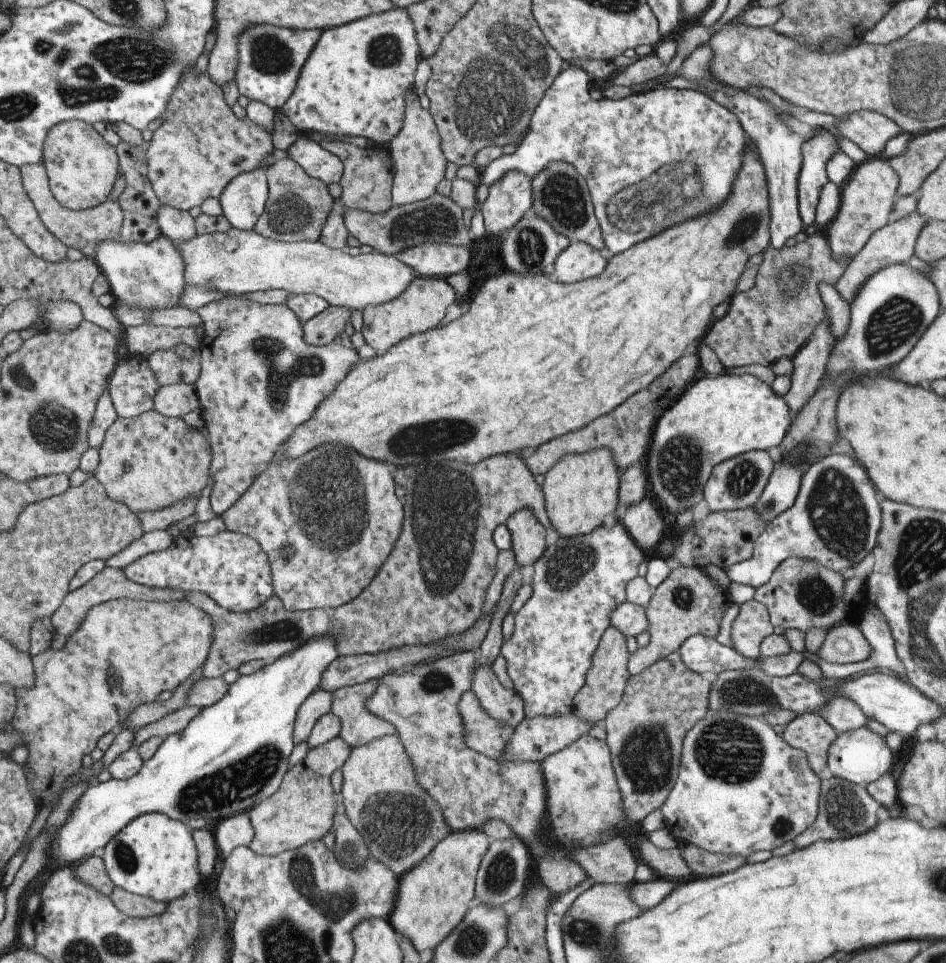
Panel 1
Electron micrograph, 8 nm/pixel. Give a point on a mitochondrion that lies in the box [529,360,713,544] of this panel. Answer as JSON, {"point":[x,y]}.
{"point":[678,464]}

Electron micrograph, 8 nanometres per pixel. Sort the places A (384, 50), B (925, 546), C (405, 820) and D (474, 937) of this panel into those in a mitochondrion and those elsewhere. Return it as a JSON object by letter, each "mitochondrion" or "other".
{"A":"mitochondrion","B":"mitochondrion","C":"mitochondrion","D":"mitochondrion"}

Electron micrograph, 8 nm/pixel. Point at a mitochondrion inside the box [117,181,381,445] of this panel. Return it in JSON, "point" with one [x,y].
{"point":[281,374]}

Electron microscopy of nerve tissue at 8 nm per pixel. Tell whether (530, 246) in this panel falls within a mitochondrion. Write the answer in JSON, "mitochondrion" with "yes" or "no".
{"mitochondrion":"yes"}

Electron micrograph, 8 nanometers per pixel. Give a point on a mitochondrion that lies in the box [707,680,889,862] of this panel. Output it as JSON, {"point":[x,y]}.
{"point":[840,806]}

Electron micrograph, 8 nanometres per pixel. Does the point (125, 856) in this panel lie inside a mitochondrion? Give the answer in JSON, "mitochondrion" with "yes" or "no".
{"mitochondrion":"yes"}

